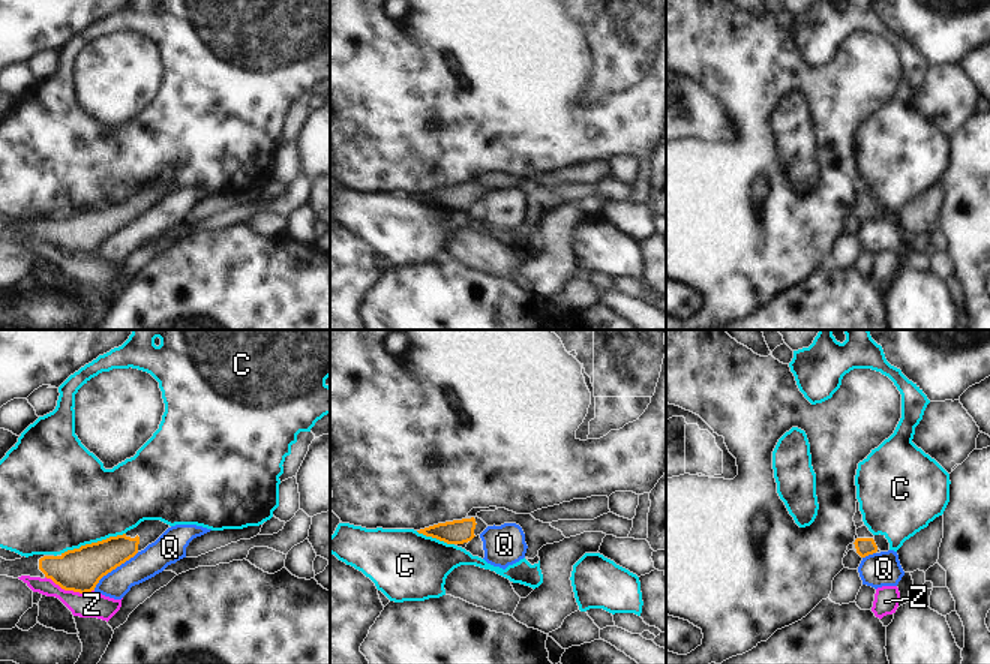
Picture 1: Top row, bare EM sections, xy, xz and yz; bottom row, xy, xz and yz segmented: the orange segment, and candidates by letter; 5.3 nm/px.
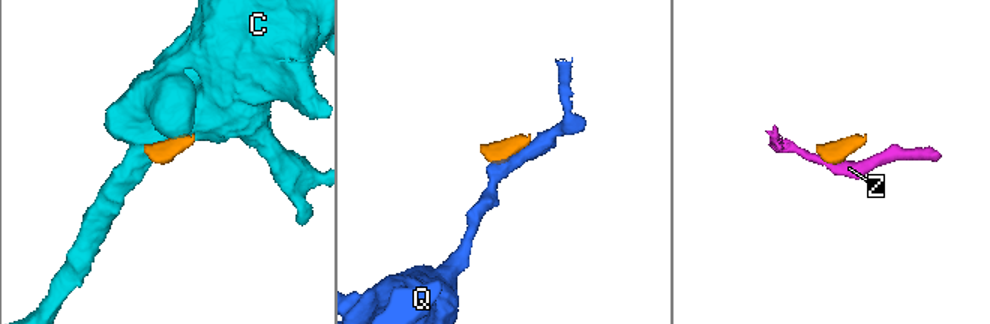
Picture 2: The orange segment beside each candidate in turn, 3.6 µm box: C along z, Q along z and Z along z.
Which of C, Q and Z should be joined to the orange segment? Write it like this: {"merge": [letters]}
{"merge": []}

